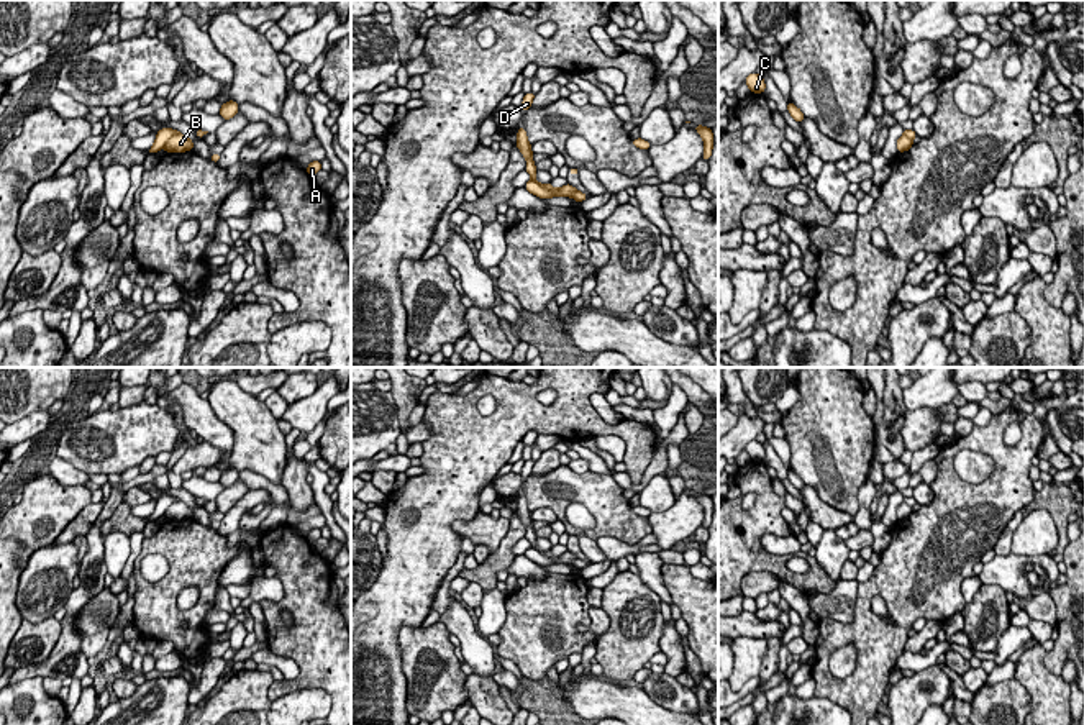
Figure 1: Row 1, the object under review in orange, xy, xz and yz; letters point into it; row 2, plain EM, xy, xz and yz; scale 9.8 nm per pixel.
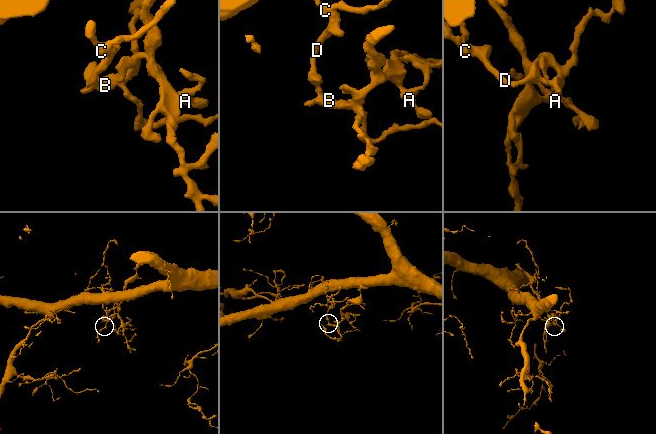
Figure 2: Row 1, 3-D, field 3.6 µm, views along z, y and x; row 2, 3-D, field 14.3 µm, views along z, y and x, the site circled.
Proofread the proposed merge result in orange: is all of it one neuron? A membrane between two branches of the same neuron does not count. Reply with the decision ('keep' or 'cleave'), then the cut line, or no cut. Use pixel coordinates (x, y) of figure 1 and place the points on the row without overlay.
cleave; cut in xy along (179, 501), (163, 514)

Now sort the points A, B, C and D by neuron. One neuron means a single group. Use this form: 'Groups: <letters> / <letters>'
Groups: A / B C D

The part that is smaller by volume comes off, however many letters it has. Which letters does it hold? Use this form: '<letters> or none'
A

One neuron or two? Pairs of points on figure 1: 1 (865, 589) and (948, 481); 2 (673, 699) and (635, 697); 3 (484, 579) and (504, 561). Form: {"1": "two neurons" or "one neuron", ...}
{"1": "one neuron", "2": "two neurons", "3": "one neuron"}

